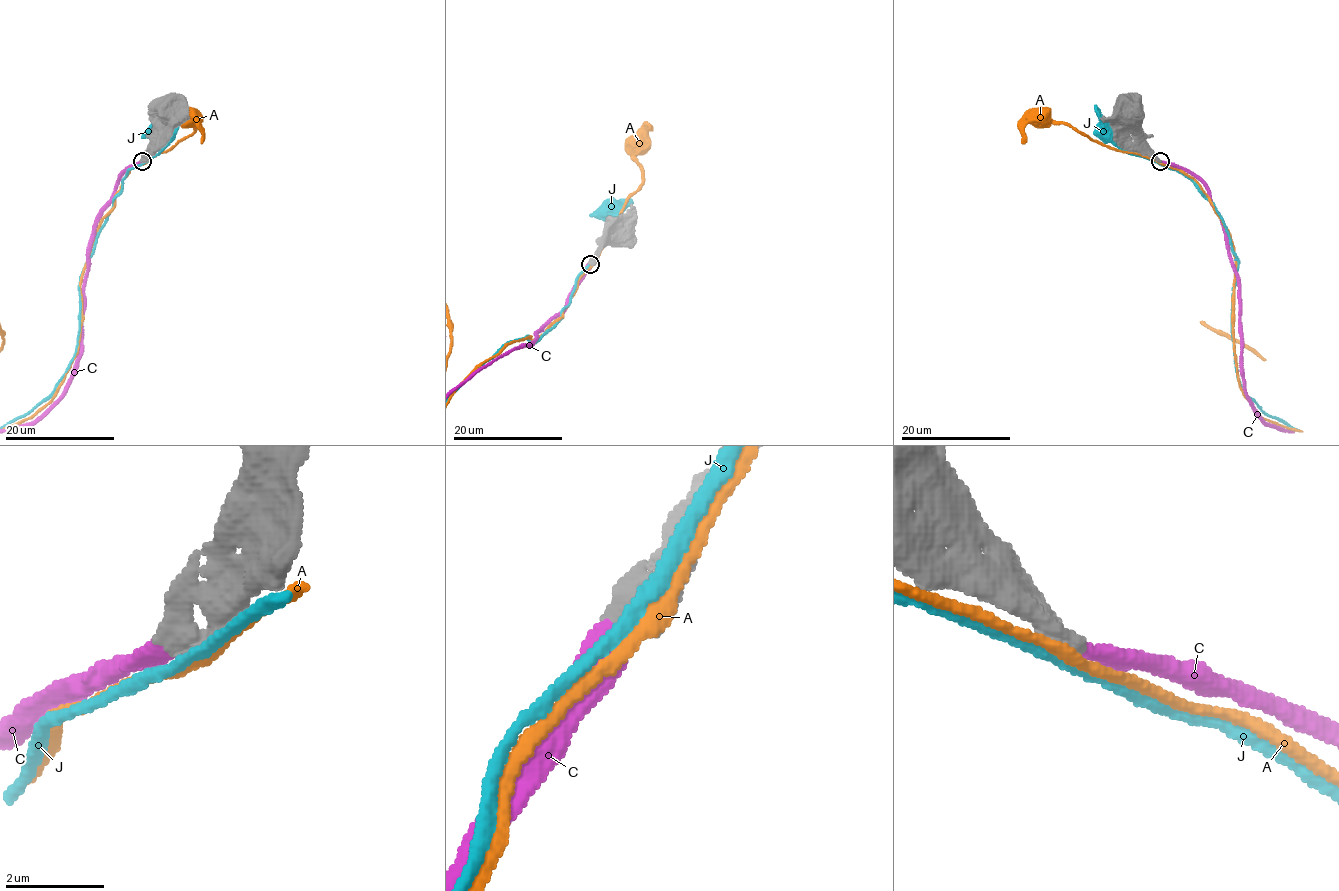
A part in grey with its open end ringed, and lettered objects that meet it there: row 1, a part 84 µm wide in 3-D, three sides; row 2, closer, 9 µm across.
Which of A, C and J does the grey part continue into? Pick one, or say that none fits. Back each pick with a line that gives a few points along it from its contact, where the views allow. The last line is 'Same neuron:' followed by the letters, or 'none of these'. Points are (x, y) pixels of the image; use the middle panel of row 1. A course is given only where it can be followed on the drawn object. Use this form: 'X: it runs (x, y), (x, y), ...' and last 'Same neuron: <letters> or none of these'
Same neuron: C

